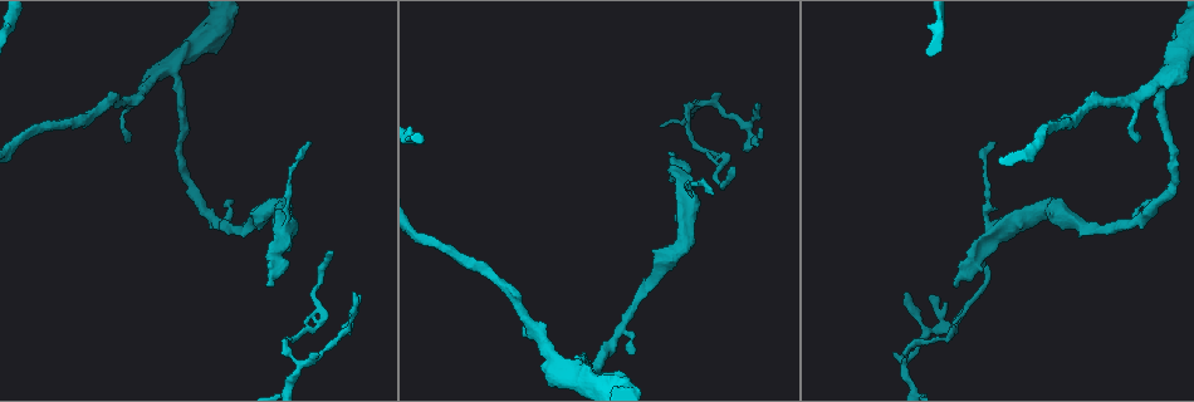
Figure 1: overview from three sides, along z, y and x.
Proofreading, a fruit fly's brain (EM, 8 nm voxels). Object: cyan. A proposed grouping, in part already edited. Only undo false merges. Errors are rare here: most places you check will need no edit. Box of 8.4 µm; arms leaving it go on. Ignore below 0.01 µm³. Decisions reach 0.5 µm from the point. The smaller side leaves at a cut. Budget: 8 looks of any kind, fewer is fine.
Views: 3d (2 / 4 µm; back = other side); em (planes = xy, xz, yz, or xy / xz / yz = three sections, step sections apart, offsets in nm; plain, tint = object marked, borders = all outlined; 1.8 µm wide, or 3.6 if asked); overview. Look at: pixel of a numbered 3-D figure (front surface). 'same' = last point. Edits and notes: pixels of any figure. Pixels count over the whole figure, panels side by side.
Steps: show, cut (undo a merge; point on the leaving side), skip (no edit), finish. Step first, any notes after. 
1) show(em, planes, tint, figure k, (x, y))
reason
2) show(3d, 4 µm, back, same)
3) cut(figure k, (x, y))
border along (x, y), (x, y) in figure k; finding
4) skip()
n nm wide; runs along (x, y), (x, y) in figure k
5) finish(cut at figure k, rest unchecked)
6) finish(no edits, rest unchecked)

show(em, planes, tint, figure 1, (217, 220))
a fork

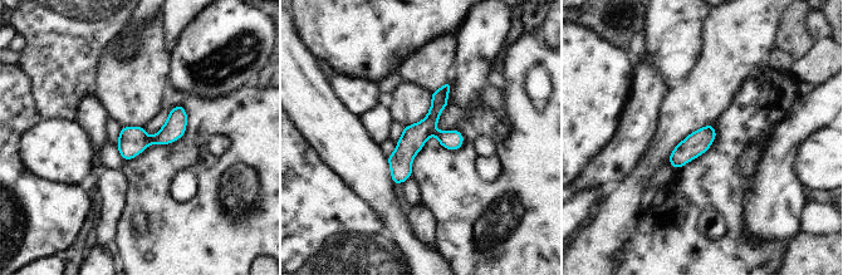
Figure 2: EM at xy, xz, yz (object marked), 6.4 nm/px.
skip()
runs along (447, 86), (403, 153), (396, 180) in figure 2; continuous, no second neuron

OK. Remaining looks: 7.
show(em, xz, step 16, tint, figure 1, (577, 373))
small branch off a trunk

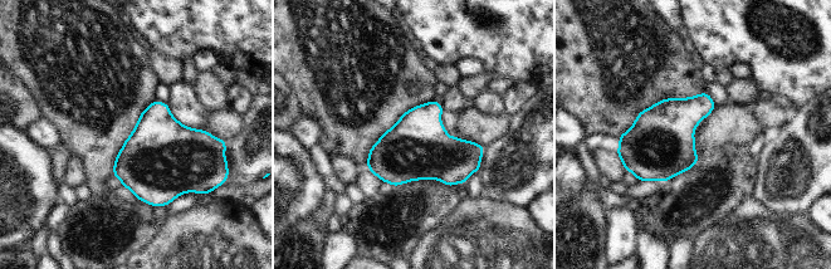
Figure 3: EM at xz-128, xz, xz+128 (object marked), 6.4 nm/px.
show(em, planes, tint, same)
cut it another way

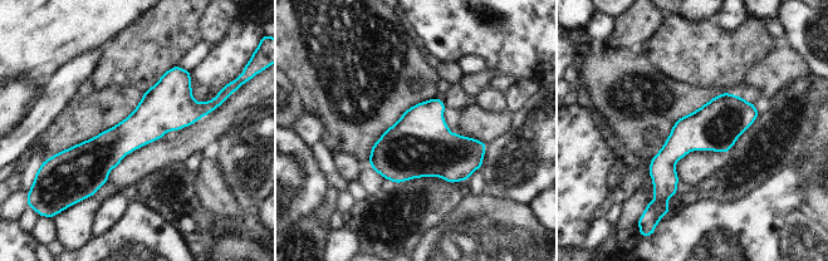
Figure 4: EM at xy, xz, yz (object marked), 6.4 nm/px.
skip()
runs along (205, 104), (64, 157) in figure 4; all the same neuron

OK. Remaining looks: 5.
show(em, planes, tint, figure 1, (724, 185))
sharp bend

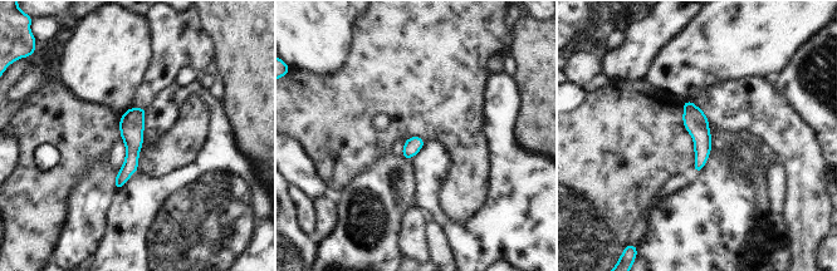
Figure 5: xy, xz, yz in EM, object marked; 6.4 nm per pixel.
skip()
110 nm wide; runs along (141, 111), (117, 185) in figure 5; continuous, no second neuron

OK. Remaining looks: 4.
show(3d, 2 µm, back, figure 1, (702, 103))
three-way junction

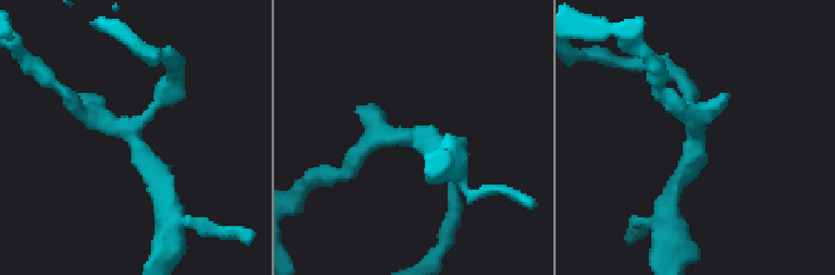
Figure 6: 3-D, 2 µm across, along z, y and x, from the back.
show(em, 3.6 µm, xz, step 8, tint, figure 6, (138, 125))
3 arms

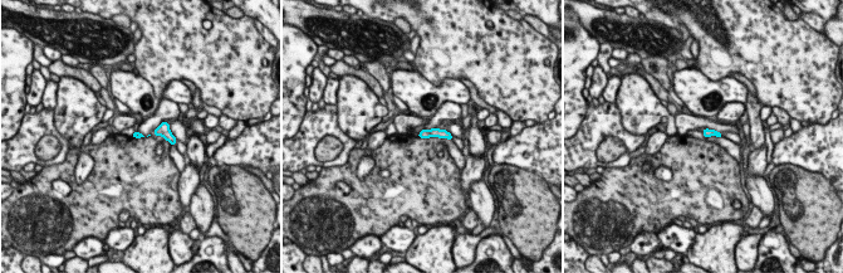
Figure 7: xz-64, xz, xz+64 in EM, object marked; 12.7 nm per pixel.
show(em, 3.6 µm, planes, tint, same)
another direction

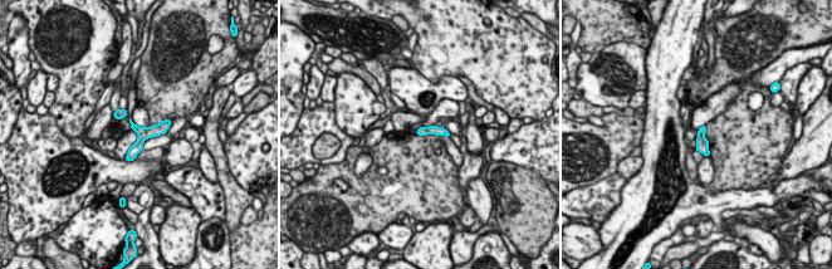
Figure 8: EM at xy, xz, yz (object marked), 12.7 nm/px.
skip()
runs along (167, 122), (148, 132), (130, 157) in figure 8; all the same neuron

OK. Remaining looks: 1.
finish(no edits, rest unchecked)

